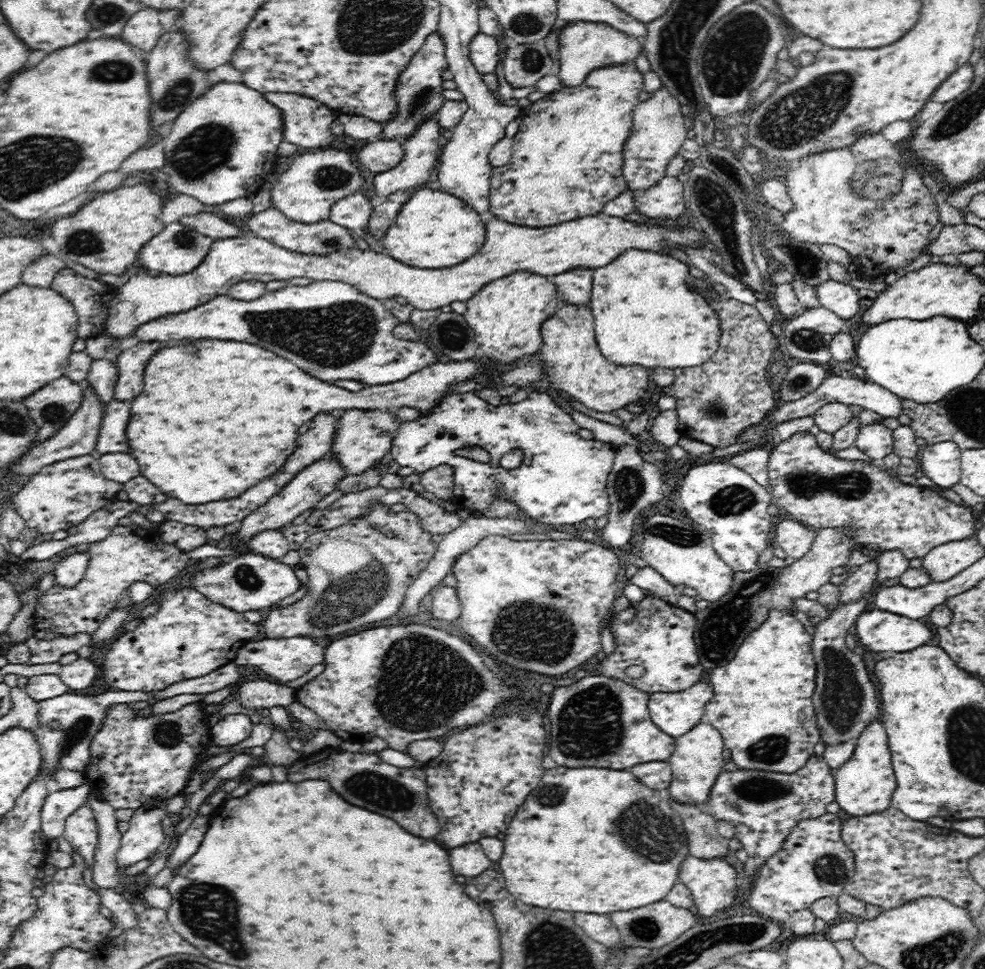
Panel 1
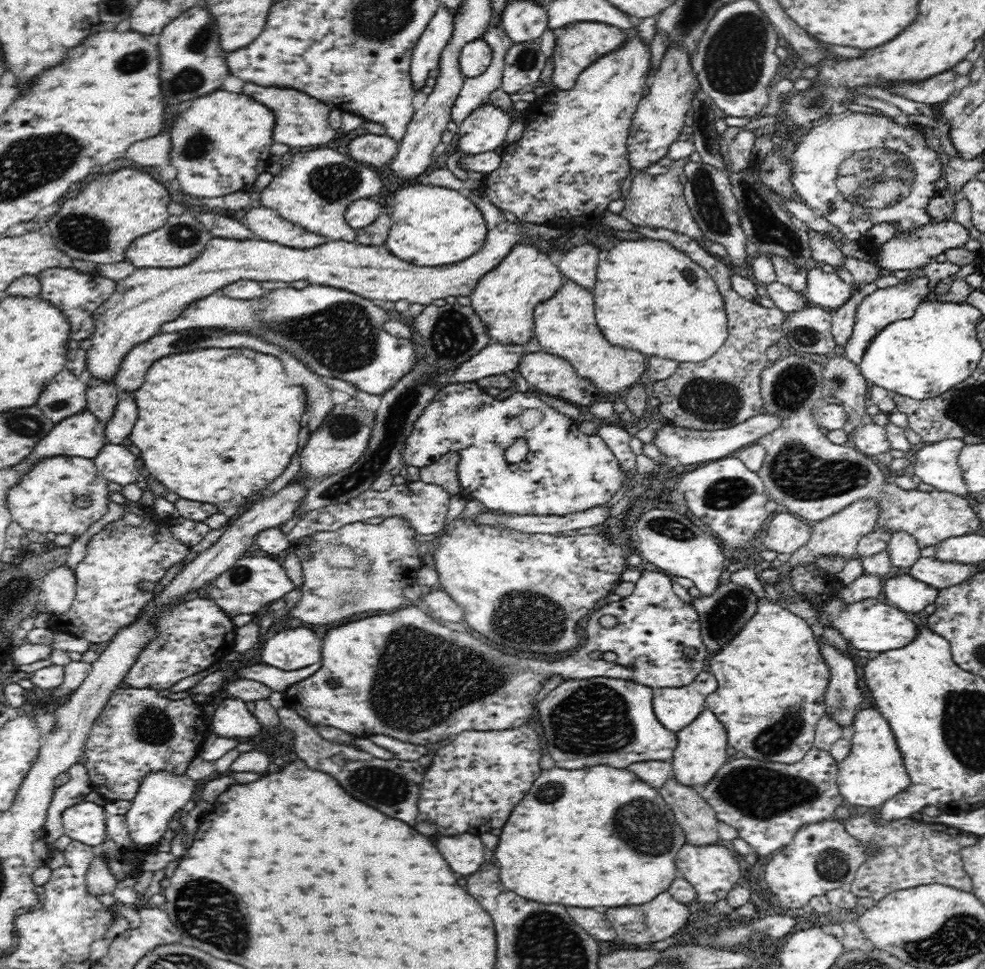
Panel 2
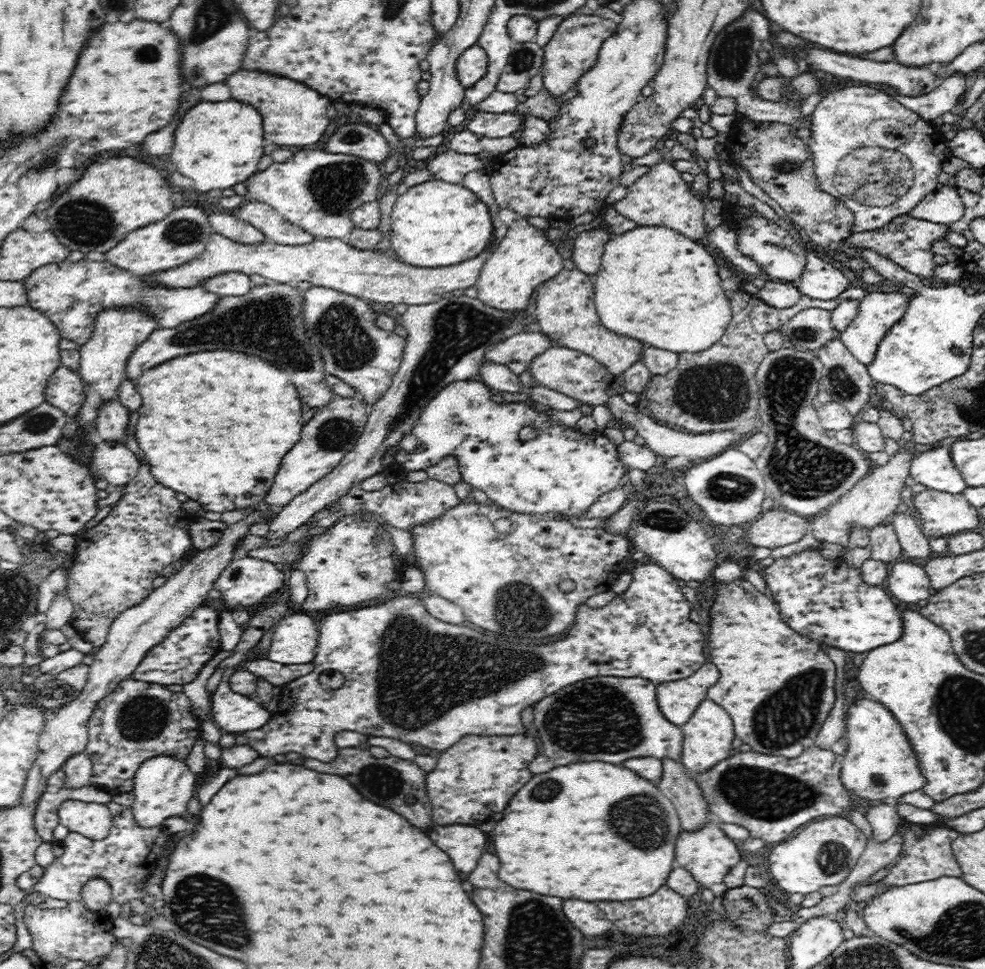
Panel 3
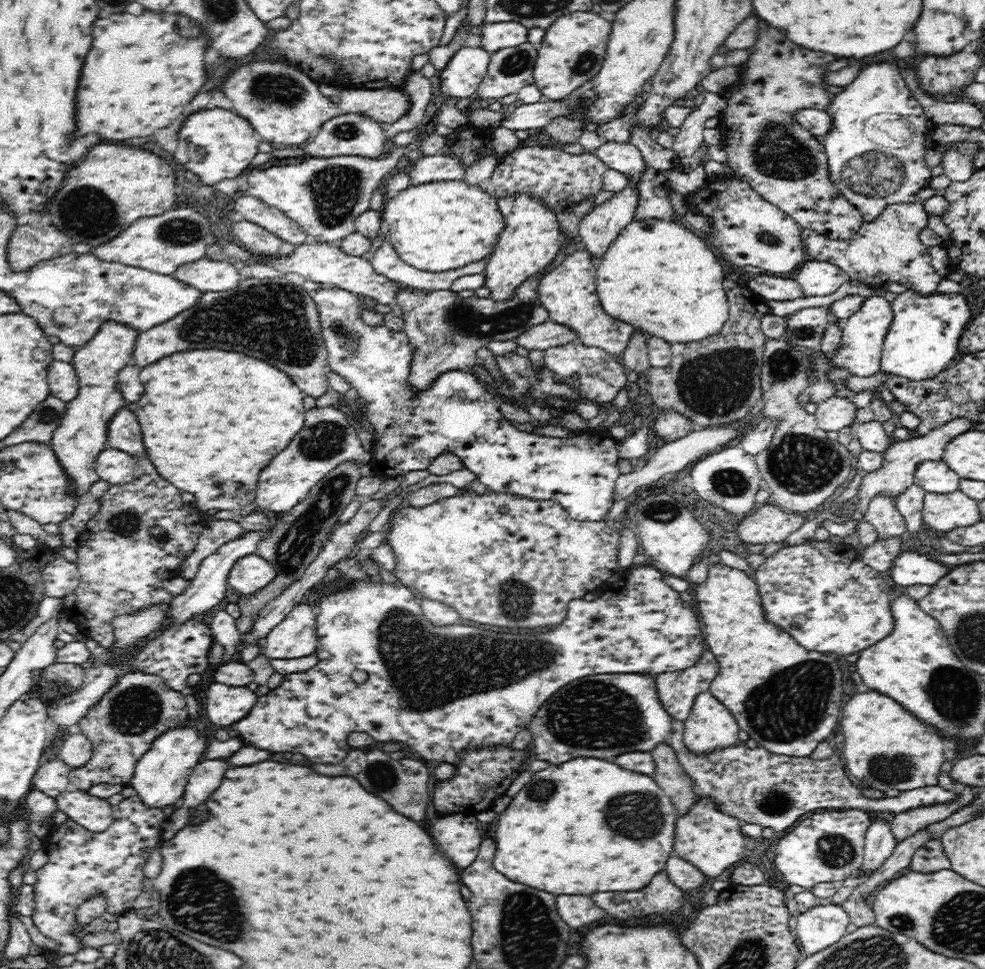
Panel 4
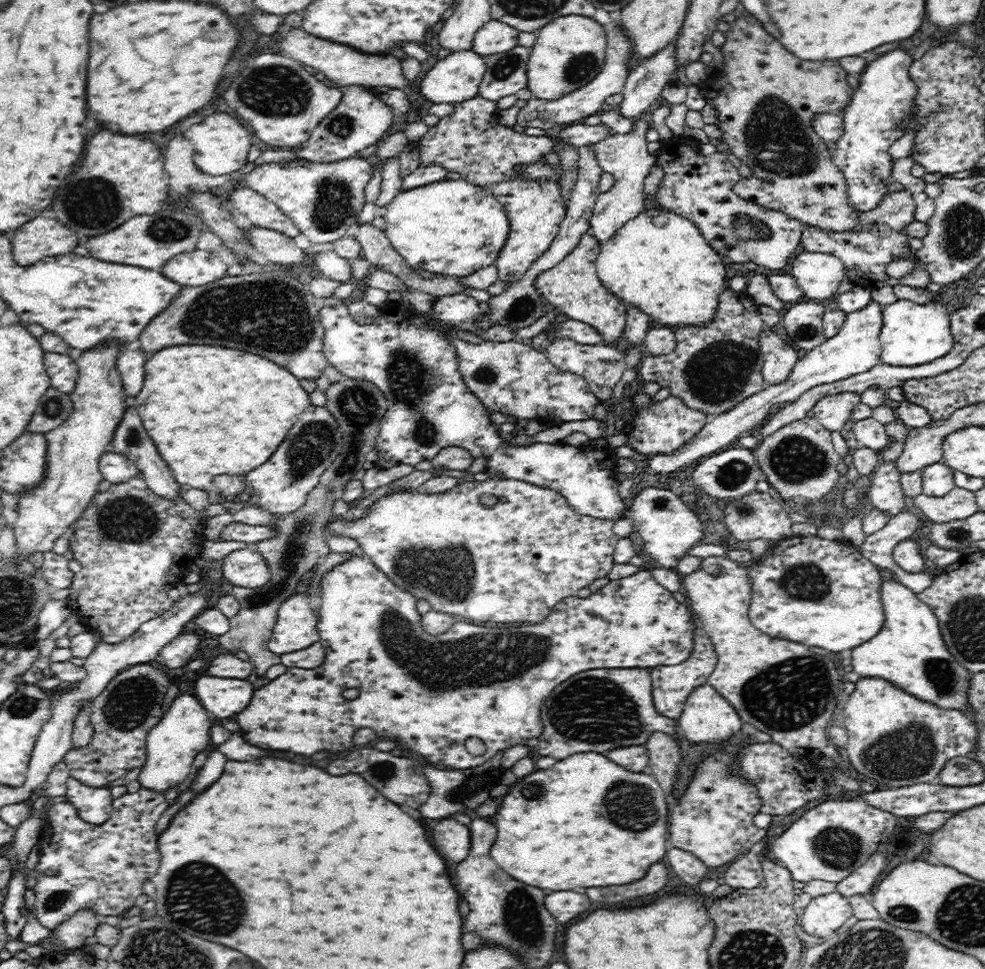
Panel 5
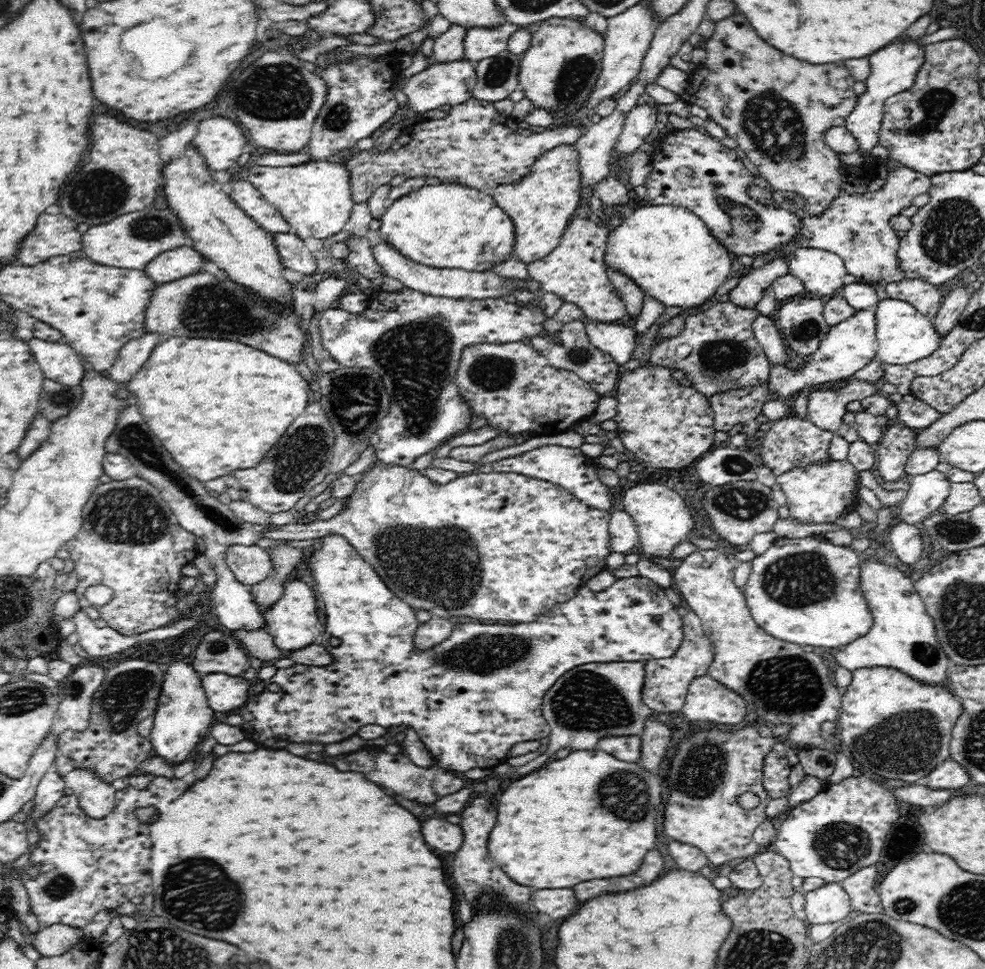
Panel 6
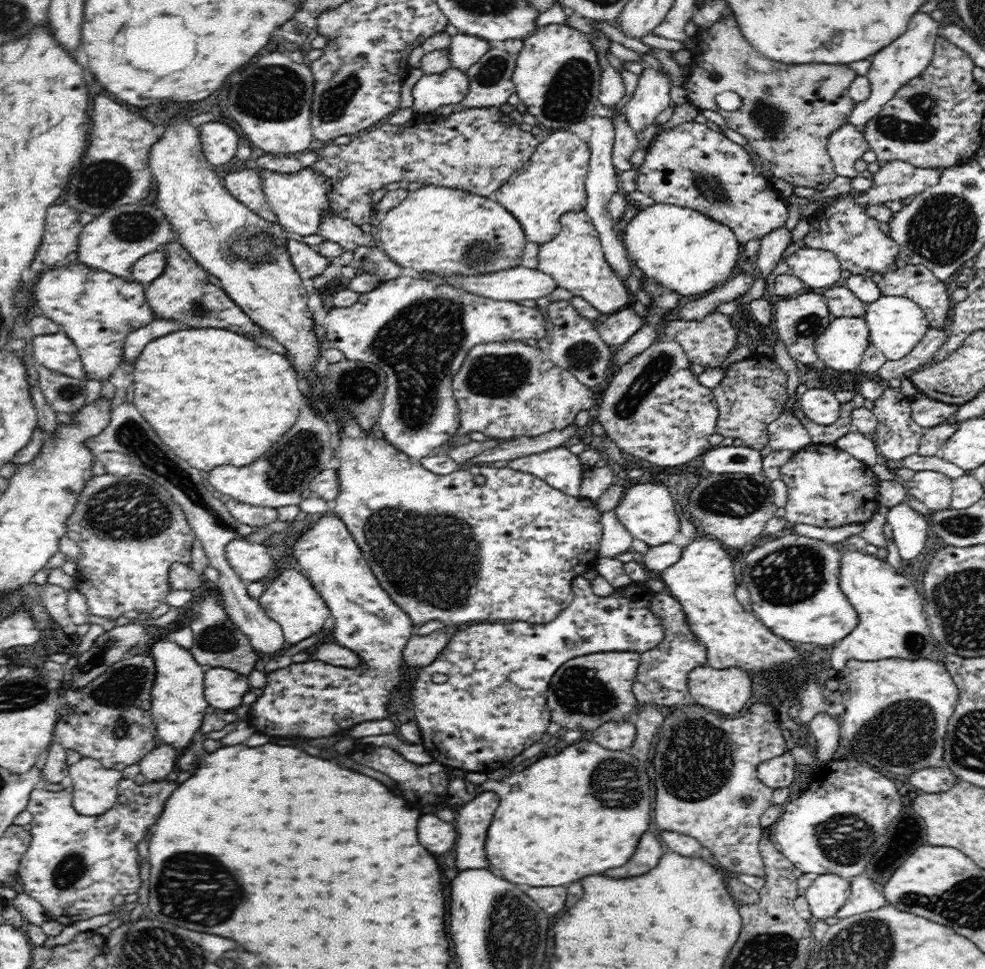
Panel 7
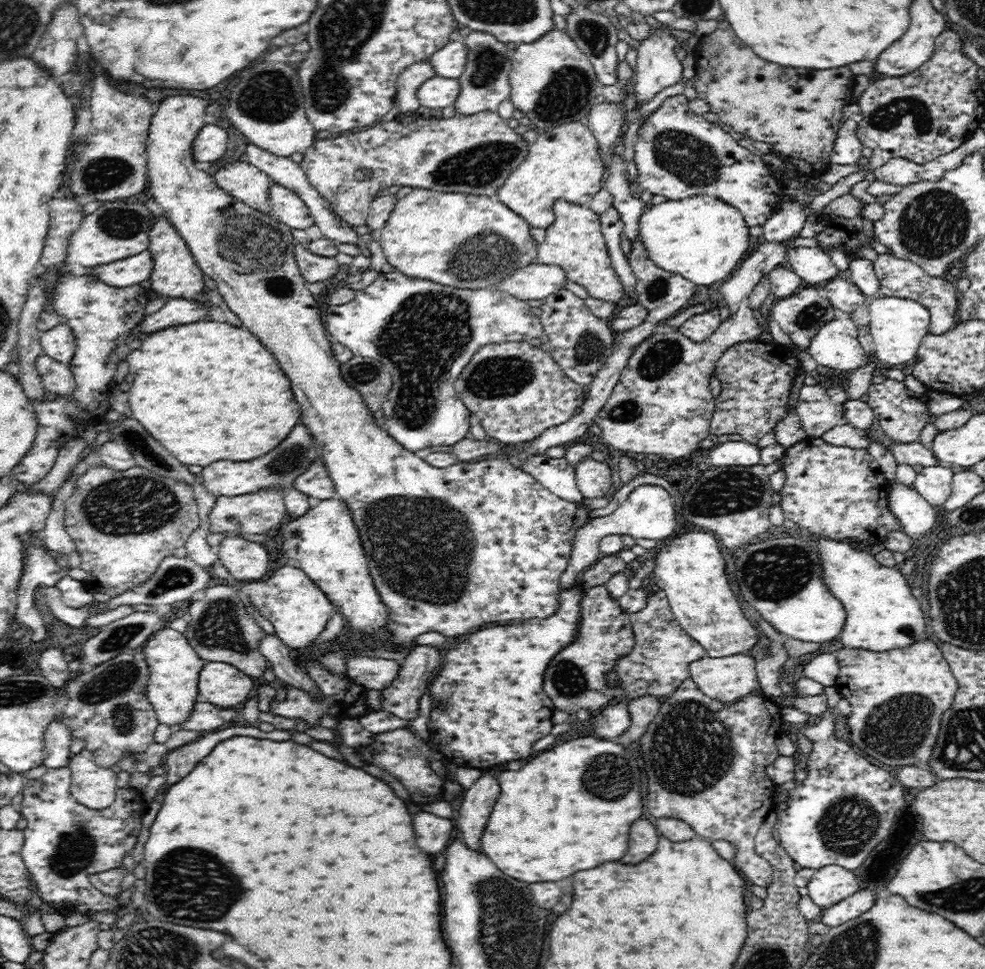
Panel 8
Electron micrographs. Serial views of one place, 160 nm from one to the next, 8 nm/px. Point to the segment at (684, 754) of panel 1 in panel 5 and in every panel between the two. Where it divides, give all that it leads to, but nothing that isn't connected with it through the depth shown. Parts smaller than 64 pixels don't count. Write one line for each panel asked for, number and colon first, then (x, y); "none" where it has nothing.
2: (701, 747)
3: (707, 736)
4: (711, 727)
5: (708, 718)

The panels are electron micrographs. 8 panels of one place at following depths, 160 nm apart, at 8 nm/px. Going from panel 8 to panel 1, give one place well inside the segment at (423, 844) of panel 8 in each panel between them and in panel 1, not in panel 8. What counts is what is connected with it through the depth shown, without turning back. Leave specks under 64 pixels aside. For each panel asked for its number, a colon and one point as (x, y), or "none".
1: (470, 860)
2: (465, 853)
3: (465, 844)
4: (457, 835)
5: (452, 839)
6: (441, 835)
7: (437, 836)

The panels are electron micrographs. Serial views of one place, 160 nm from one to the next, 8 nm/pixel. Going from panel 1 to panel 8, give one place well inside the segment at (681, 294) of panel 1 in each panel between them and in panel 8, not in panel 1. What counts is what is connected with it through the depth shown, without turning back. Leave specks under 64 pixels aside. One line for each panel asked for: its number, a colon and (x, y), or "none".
2: (643, 302)
3: (655, 285)
4: (660, 277)
5: (659, 262)
6: (668, 251)
7: (680, 249)
8: (702, 239)

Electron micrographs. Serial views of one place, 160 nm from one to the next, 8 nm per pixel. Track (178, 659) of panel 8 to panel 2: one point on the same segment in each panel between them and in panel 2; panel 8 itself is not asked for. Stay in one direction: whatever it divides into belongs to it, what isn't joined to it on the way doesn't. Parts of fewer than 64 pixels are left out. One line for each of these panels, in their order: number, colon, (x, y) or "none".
2: (161, 795)
3: (163, 786)
4: (160, 776)
5: (185, 731)
6: (183, 718)
7: (178, 704)

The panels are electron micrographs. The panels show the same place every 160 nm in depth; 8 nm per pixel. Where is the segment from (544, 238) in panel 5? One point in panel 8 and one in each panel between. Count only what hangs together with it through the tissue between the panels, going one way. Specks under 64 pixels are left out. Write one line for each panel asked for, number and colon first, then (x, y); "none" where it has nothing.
6: (541, 205)
7: (553, 183)
8: (563, 164)

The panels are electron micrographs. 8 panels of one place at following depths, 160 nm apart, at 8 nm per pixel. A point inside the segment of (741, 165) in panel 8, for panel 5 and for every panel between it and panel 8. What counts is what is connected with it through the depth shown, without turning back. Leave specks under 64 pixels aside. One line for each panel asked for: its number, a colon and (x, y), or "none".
5: (698, 188)
6: (691, 170)
7: (692, 166)

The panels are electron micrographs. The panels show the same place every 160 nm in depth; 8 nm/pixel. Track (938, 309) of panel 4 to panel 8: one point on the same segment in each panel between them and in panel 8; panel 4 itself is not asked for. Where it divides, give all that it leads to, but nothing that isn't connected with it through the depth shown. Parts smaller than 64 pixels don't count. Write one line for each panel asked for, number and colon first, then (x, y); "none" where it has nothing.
5: (912, 334)
6: (904, 335)
7: (896, 324)
8: (897, 325)

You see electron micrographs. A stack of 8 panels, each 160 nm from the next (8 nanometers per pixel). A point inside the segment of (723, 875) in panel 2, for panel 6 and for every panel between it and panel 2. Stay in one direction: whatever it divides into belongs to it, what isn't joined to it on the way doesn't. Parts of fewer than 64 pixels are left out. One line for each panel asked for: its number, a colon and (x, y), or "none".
3: (708, 854)
4: (710, 840)
5: (713, 821)
6: (712, 769)

